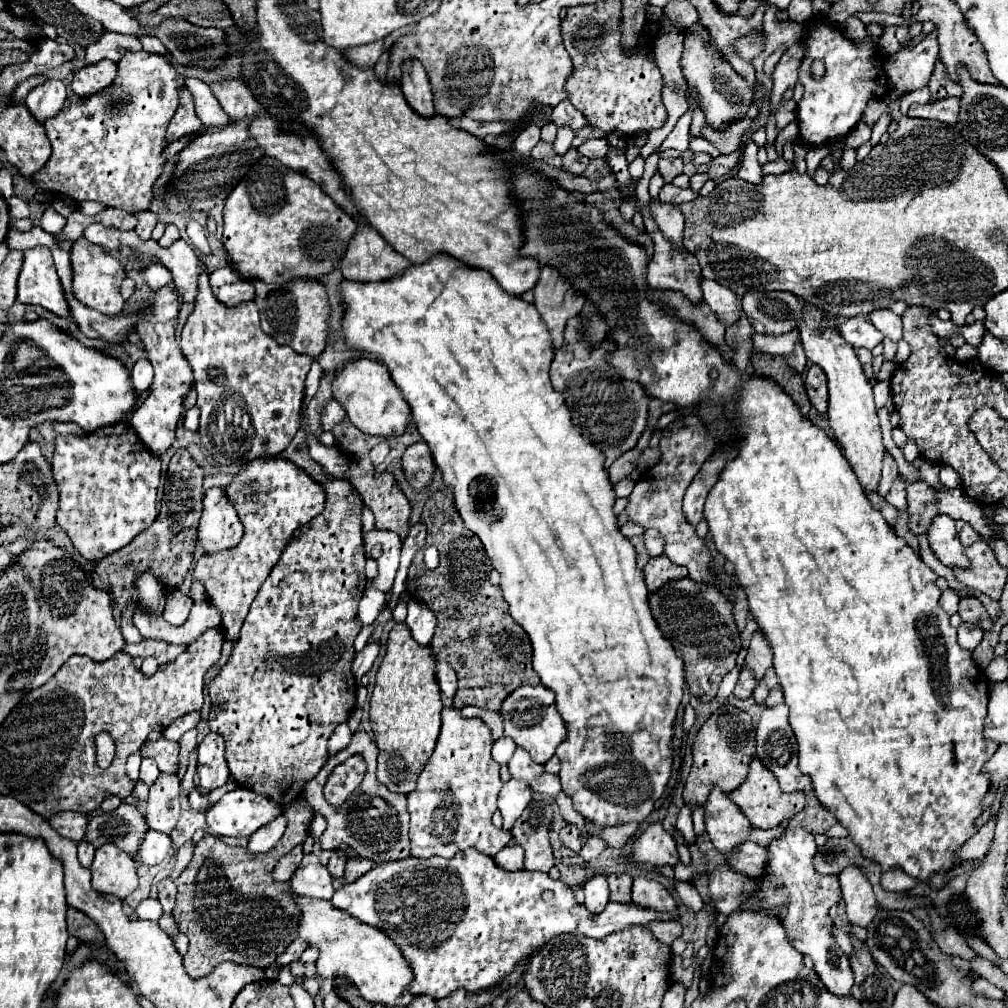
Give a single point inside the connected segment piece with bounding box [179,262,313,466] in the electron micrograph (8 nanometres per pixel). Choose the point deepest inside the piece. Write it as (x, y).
(251, 390)

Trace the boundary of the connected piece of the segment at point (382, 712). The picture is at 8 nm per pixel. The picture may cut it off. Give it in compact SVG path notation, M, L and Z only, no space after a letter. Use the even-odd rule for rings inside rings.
M397 622L389 632L387 652L377 670L371 694L371 730L379 748L377 778L391 792L409 794L425 762L429 760L441 726L441 690L437 682L437 658L429 646L417 644L405 622Z

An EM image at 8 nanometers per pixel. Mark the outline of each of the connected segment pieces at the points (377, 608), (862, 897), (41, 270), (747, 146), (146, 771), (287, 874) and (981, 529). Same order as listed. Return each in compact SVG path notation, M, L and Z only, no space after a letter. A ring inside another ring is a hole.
M365 590L361 602L359 602L359 620L363 626L373 624L373 620L377 618L377 614L383 610L385 606L385 594L377 592L377 590Z
M847 866L847 870L839 874L839 884L843 890L849 922L865 928L877 914L877 902L871 882L863 878L863 870L859 870L859 866Z
M45 246L23 252L17 300L23 304L39 304L59 316L69 316L69 306L55 272L55 264L51 262L51 252Z
M747 140L741 148L741 160L737 166L737 176L747 180L747 182L755 182L755 184L759 184L763 178L761 164L757 162L757 144L753 140Z
M143 758L140 766L139 779L143 780L145 784L153 784L157 776L159 776L159 768L157 768L155 760L153 758Z
M303 844L295 846L295 850L291 850L283 858L279 858L279 862L277 862L277 866L275 866L273 874L271 874L273 880L275 882L287 882L287 880L291 880L291 876L295 874L301 858L303 858Z
M935 490L939 512L949 514L955 520L969 522L983 538L995 538L995 532L985 524L985 510L979 502L971 500L963 490Z

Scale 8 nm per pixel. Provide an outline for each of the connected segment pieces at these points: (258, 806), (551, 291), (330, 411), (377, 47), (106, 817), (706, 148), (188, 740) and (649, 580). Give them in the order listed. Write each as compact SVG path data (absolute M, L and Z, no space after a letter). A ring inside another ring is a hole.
M235 788L207 810L207 824L213 834L247 838L281 812L267 796L247 788Z
M541 270L541 278L535 284L535 306L541 314L541 320L547 324L547 330L553 338L553 348L557 350L563 340L565 322L577 316L585 304L585 298L575 290L565 290L565 284L557 272Z
M329 400L325 404L325 412L321 416L321 424L323 424L323 430L333 430L335 426L339 426L339 422L345 420L347 414L343 414L343 406L339 406L339 402L335 400Z
M377 40L377 42L371 42L371 44L365 44L365 46L355 46L355 48L347 48L345 50L345 56L351 58L351 62L355 66L361 66L361 68L369 68L377 62L377 58L381 56L383 52L383 40Z
M121 804L113 812L103 812L91 818L85 840L95 848L111 842L135 858L135 850L139 850L139 842L143 842L143 834L147 834L147 830L149 826L143 822L139 808L133 804Z
M691 136L689 148L691 148L693 152L707 152L707 154L711 154L713 158L719 156L719 150L717 150L709 140L705 140L703 136L699 136L699 138L693 138L693 136Z
M193 728L193 730L189 730L189 732L185 732L183 736L181 736L181 740L179 740L179 744L181 744L181 752L179 752L179 770L177 770L177 776L179 778L183 778L183 774L185 774L185 770L187 770L187 760L189 760L189 754L195 750L195 746L197 746L197 730Z
M661 554L661 556L649 558L647 566L643 568L643 576L645 576L647 588L653 592L653 590L661 588L663 582L687 576L687 568L675 566L665 554Z

